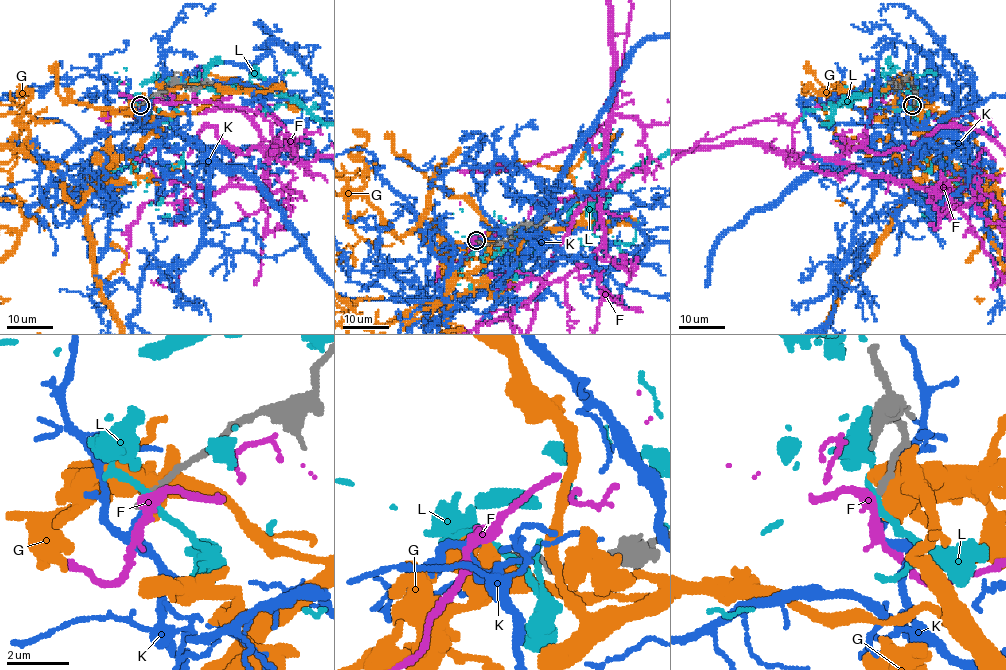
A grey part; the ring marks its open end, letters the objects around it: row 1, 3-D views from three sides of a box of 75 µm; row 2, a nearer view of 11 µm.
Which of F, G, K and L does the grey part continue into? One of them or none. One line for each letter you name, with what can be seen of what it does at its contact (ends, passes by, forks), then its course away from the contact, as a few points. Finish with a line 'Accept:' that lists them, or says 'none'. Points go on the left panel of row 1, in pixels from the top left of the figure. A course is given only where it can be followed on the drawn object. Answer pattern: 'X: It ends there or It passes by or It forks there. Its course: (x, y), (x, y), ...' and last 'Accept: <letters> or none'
Accept: none

